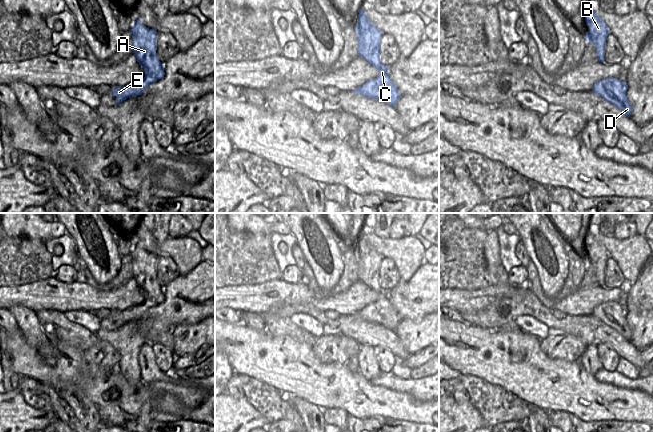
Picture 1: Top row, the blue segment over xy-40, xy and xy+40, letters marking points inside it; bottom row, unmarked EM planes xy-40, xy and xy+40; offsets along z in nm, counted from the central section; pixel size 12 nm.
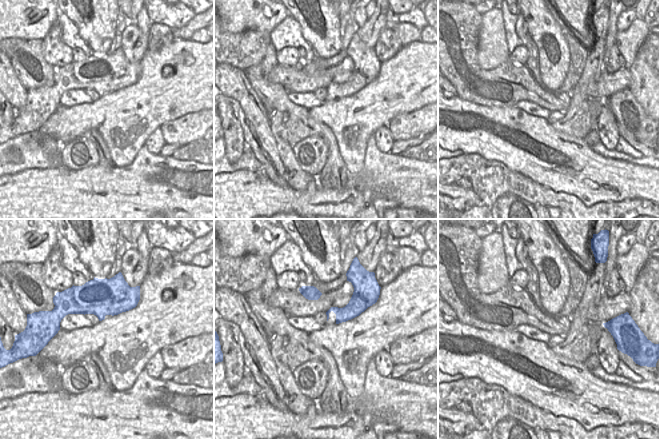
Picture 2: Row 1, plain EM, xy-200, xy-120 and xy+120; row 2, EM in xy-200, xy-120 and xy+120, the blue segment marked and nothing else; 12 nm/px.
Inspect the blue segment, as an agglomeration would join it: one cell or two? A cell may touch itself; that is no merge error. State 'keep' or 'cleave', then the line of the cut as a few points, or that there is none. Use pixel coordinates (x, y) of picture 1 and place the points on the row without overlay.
keep; no cut

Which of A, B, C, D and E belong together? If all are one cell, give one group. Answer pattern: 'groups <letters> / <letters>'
groups A B C D E

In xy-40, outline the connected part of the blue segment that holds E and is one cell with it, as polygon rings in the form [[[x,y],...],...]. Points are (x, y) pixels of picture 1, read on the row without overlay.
[[[138,242],[132,253],[133,278],[137,286],[145,293],[145,301],[139,305],[125,310],[114,310],[113,320],[116,321],[116,329],[127,322],[141,319],[145,312],[165,299],[164,290],[157,281],[157,256],[143,249]]]

